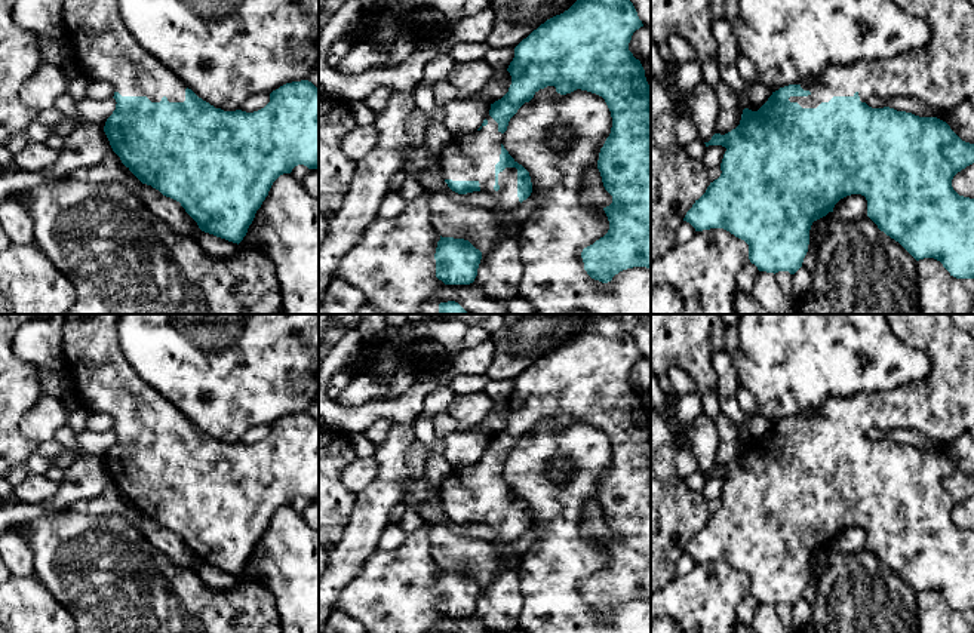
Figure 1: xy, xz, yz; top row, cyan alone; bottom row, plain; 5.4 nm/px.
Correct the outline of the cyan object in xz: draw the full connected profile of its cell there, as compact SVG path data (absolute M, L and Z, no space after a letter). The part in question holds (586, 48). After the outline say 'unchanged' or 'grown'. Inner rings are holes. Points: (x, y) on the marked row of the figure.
M577 0L514 47L507 68L511 76L508 92L491 104L476 132L454 138L439 153L442 176L452 191L482 191L504 212L516 209L531 196L532 182L529 172L503 145L510 119L547 86L554 86L560 95L581 89L602 96L612 117L611 133L597 160L603 187L612 196L612 203L603 208L609 230L581 252L584 270L602 283L627 268L651 268L651 86L640 61L629 50L632 36L640 27L643 24L630 0Z | grown

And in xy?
M62 0L62 19L62 39L73 50L76 67L89 80L107 82L114 89L116 110L104 126L113 151L142 184L179 202L202 231L239 245L280 175L298 165L319 169L319 87L311 82L280 86L258 111L224 111L199 98L136 42L122 18L119 0Z | grown

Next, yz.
M894 0L894 3L907 13L924 19L931 28L931 42L924 49L912 49L894 58L881 61L858 61L855 64L829 64L823 73L806 84L789 84L772 92L768 101L758 110L743 110L740 125L731 132L715 133L709 145L722 145L726 148L720 176L710 182L706 193L695 200L686 212L683 221L689 222L695 231L723 228L749 245L749 259L759 271L778 273L789 271L795 274L804 262L809 245L809 230L814 221L833 212L835 205L851 194L861 194L867 200L867 216L881 231L898 242L916 261L934 258L956 279L974 279L974 199L959 196L953 187L953 176L974 163L974 144L962 141L950 126L937 117L919 117L912 113L897 111L889 107L872 108L866 104L870 96L912 96L921 99L930 108L947 111L961 105L974 95L974 4L968 0Z | grown

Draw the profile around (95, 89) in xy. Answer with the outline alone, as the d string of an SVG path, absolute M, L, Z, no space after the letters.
M89 80L86 95L90 99L108 99L114 96L114 89L107 82Z

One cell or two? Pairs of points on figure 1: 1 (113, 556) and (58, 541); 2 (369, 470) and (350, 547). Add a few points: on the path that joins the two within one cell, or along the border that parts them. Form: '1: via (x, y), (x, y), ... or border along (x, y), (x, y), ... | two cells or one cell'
1: via (100, 556), (76, 556), (71, 552) | one cell
2: border along (374, 455), (377, 476), (356, 494) | two cells

